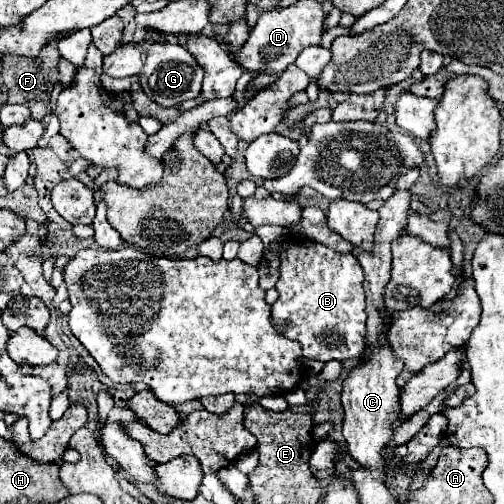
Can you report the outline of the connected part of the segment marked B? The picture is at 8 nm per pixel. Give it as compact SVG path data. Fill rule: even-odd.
M310 240L290 242L290 248L280 254L280 280L276 282L276 290L280 296L272 304L272 322L284 336L302 344L304 358L328 362L362 356L366 350L366 300L362 280L364 272L354 254L340 254ZM284 320L288 322L286 328L280 326Z

